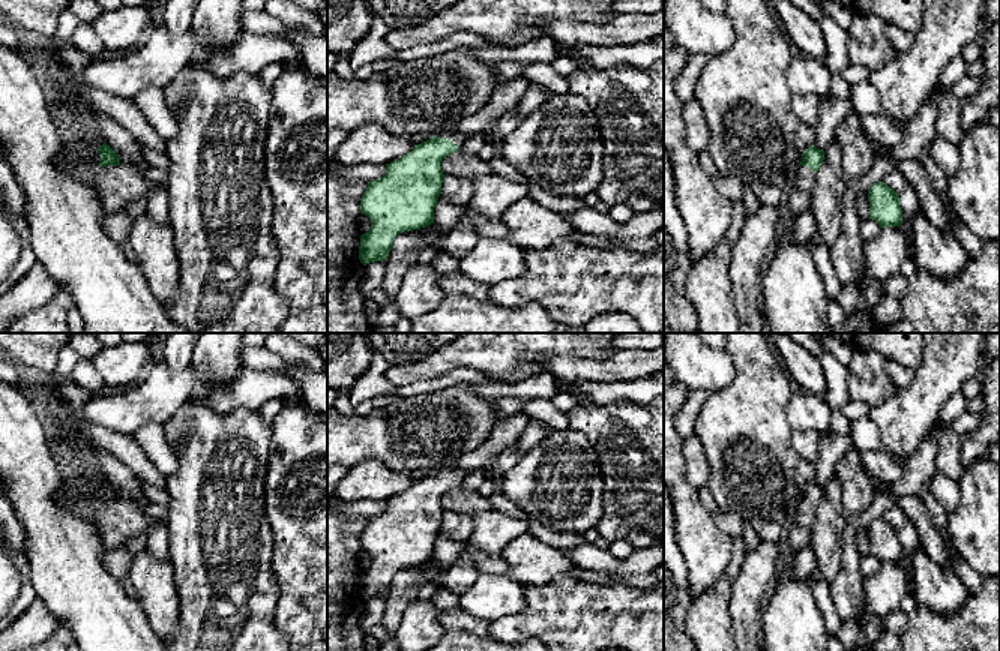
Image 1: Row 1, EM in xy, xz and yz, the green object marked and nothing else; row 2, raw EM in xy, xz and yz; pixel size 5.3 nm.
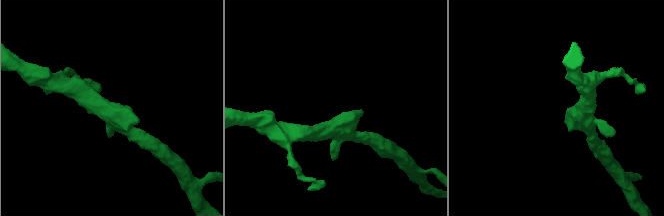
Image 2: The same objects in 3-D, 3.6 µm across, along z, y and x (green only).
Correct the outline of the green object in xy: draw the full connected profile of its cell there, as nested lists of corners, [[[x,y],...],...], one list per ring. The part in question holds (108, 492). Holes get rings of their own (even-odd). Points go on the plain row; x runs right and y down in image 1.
[[[107,478],[98,489],[101,506],[95,512],[95,525],[107,549],[125,549],[131,537],[149,534],[153,520],[144,510],[122,498]]]

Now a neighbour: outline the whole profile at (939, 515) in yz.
[[[923,484],[920,488],[920,490],[917,492],[917,495],[920,496],[920,500],[923,501],[926,510],[929,512],[935,526],[938,528],[938,531],[941,532],[941,536],[946,540],[952,540],[950,534],[949,534],[949,514],[946,513],[946,510],[940,506],[940,502],[935,500],[935,496],[932,495],[932,492],[929,490],[928,484]]]

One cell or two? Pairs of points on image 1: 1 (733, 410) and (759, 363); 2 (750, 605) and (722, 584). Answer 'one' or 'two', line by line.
1: one
2: two

